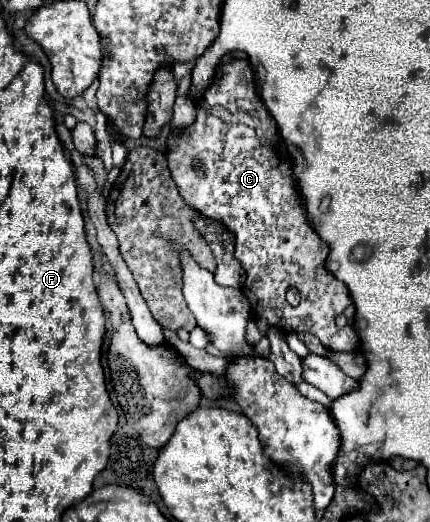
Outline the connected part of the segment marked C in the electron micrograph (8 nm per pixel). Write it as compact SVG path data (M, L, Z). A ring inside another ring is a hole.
M233 60L233 62L227 62L227 64L219 64L217 66L217 72L215 72L215 80L211 82L211 86L203 92L203 98L197 102L197 118L195 118L195 122L191 124L191 126L187 126L187 128L173 128L171 130L171 138L167 140L167 160L169 160L169 170L171 170L171 176L173 176L173 180L175 180L175 184L177 184L177 188L179 188L179 192L181 192L181 196L187 200L187 204L191 204L201 216L205 216L205 218L211 218L211 220L219 220L219 222L223 222L233 234L235 234L235 258L241 262L241 266L243 266L243 270L245 270L245 284L243 284L243 294L245 294L245 298L249 300L249 304L251 304L251 314L253 314L253 320L255 320L255 324L257 324L257 328L259 328L259 332L265 336L271 328L277 328L277 330L281 330L281 332L285 332L285 334L289 334L289 332L311 332L313 336L317 336L319 340L321 340L321 344L327 348L327 350L331 350L331 352L355 352L355 350L359 350L361 348L361 342L359 342L359 334L353 330L353 328L337 328L335 326L335 316L337 314L341 314L353 300L351 300L351 296L349 296L349 290L347 290L347 286L343 284L343 282L339 282L327 268L325 268L325 260L327 260L327 254L329 254L329 246L319 238L319 234L311 228L311 224L307 222L307 212L305 212L305 202L303 202L303 196L297 192L297 188L295 188L295 184L297 184L297 180L295 180L295 176L293 176L293 170L291 170L291 156L287 154L287 148L285 148L285 142L283 142L283 138L279 136L279 132L277 132L277 124L275 124L275 120L271 118L271 114L267 112L267 106L263 104L263 100L261 100L261 96L259 96L259 92L257 92L257 84L255 84L255 76L253 76L253 70L251 70L251 66L249 66L249 62L247 60ZM193 160L199 160L201 162L201 166L203 166L203 176L201 174L197 174L193 168L191 168L191 162ZM289 288L297 288L299 290L299 296L301 296L301 304L297 306L297 308L293 308L293 306L289 306L287 304L287 300L285 300L285 292L289 290Z

